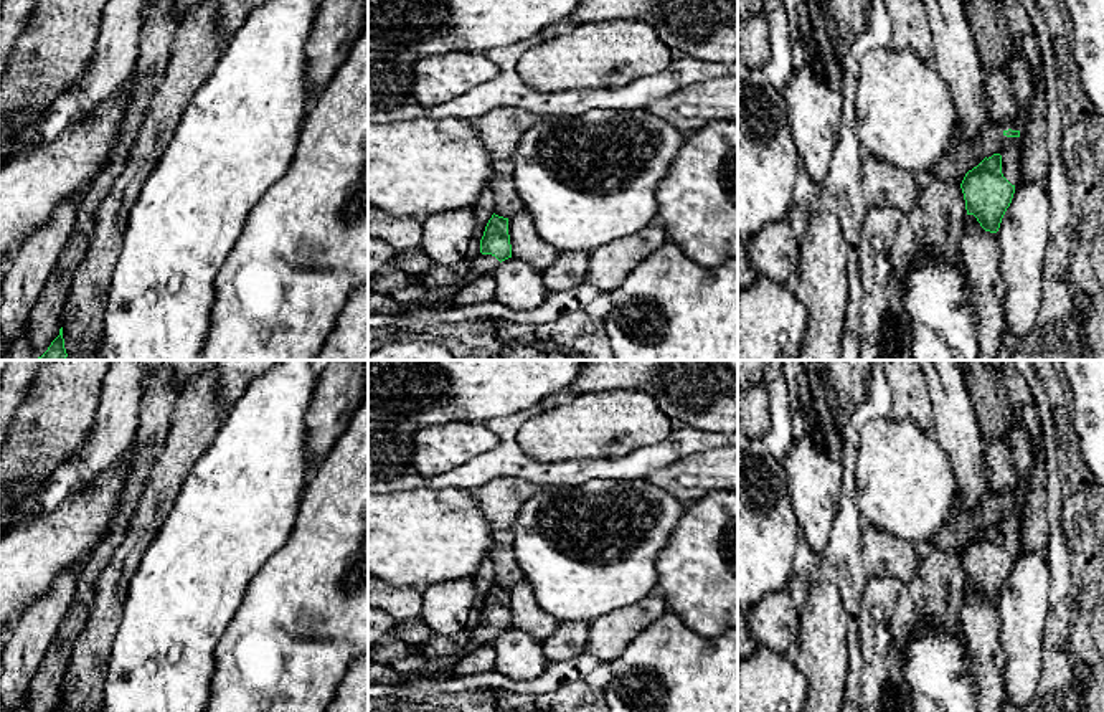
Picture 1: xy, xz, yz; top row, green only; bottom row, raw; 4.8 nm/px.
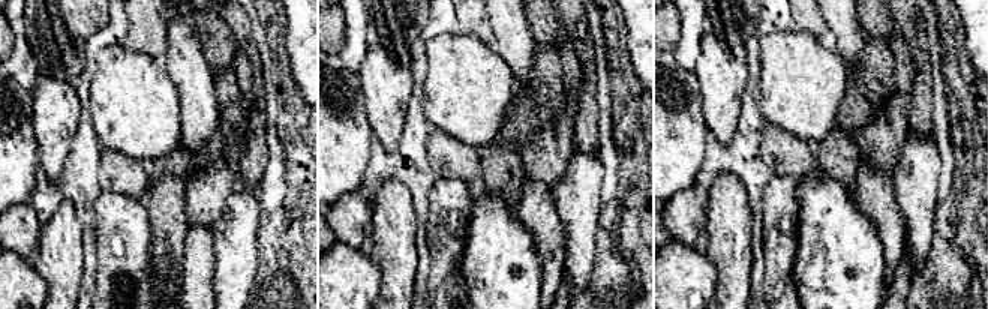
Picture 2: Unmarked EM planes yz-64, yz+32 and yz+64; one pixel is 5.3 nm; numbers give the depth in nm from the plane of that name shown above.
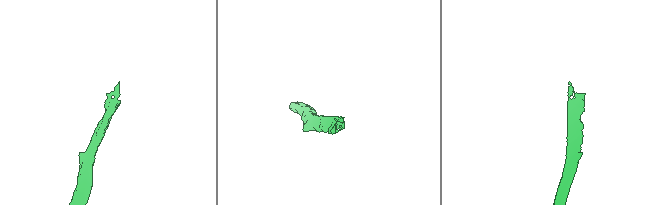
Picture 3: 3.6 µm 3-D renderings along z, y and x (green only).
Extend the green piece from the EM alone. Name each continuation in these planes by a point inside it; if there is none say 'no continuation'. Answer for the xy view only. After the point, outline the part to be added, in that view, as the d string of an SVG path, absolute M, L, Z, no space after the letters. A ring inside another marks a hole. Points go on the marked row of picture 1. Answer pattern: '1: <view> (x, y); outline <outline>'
no continuation

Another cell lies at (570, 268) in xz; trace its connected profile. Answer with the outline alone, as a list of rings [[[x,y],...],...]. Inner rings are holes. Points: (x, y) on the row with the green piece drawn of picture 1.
[[[561,251],[556,261],[543,274],[545,286],[550,292],[563,292],[586,281],[589,253]]]

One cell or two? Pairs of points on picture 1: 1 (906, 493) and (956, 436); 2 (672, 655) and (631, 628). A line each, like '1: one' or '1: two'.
1: two
2: two

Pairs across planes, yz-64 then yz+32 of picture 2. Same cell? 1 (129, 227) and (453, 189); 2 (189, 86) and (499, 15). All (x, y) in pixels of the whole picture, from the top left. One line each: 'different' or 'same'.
1: same
2: same

